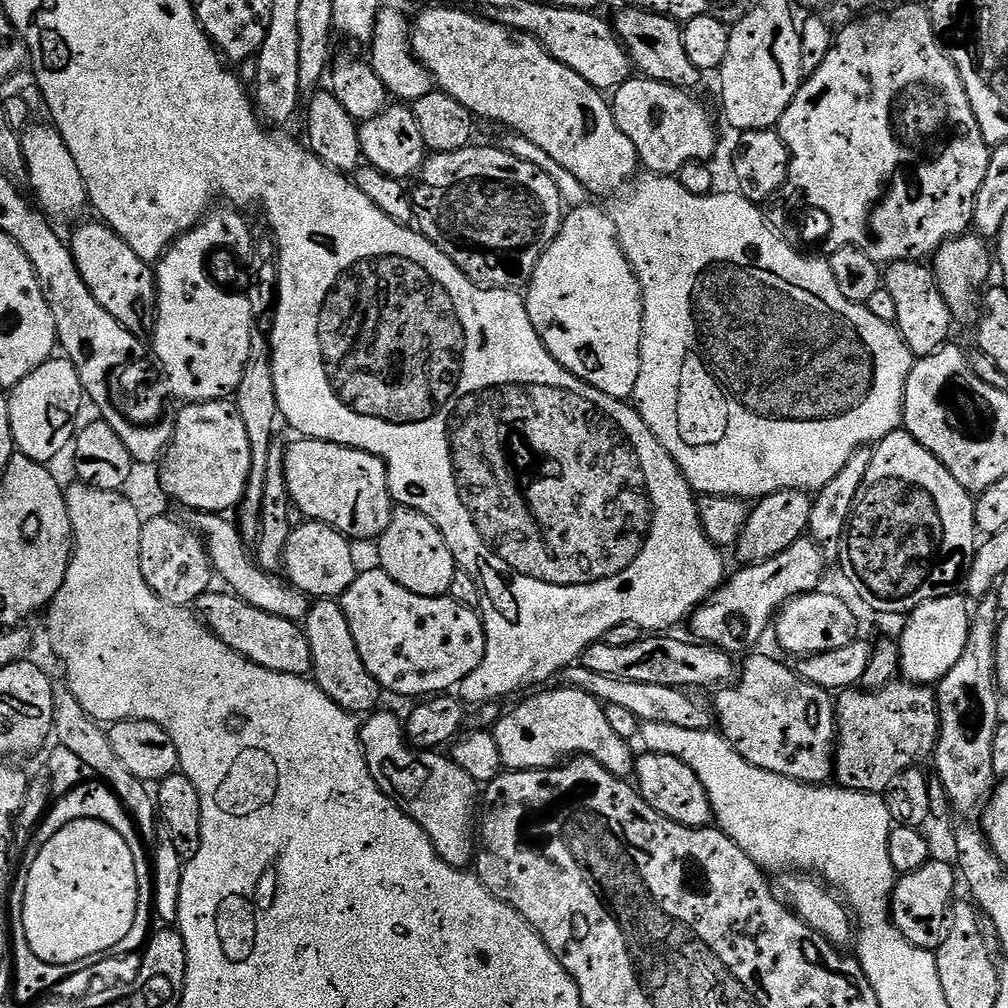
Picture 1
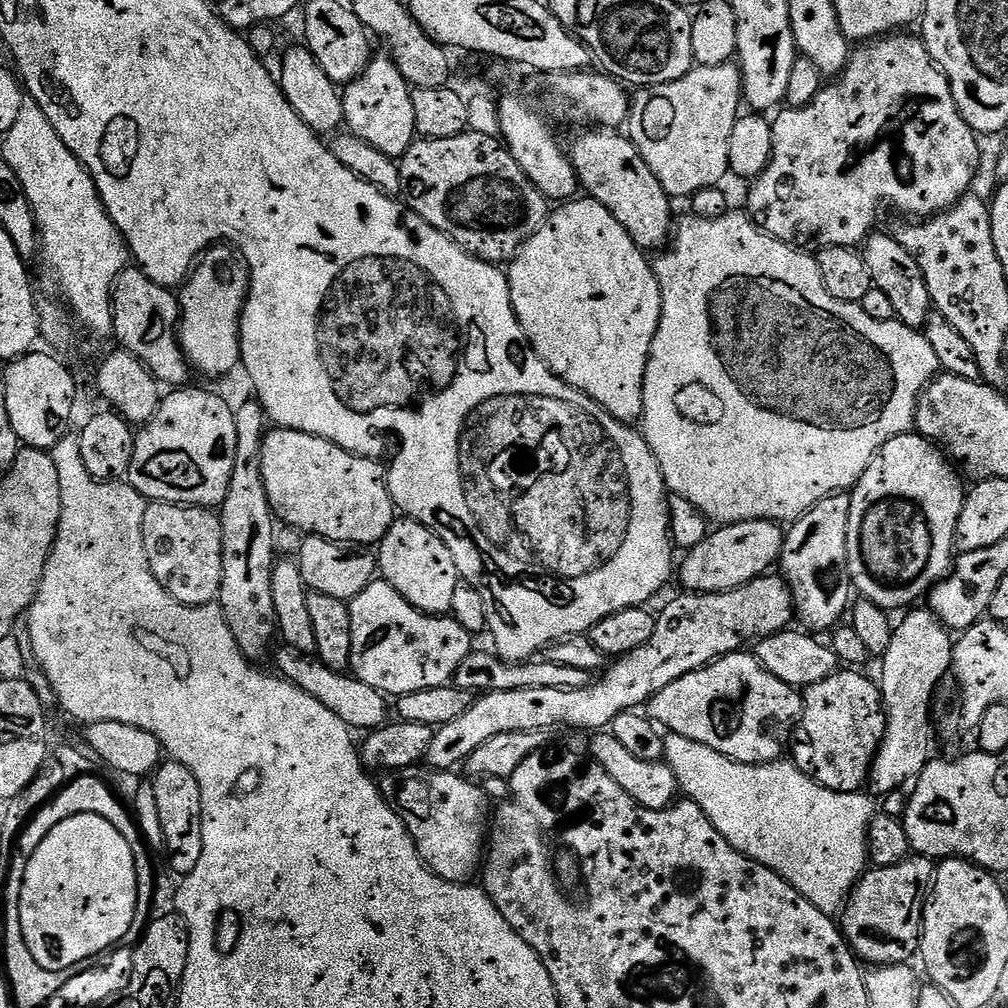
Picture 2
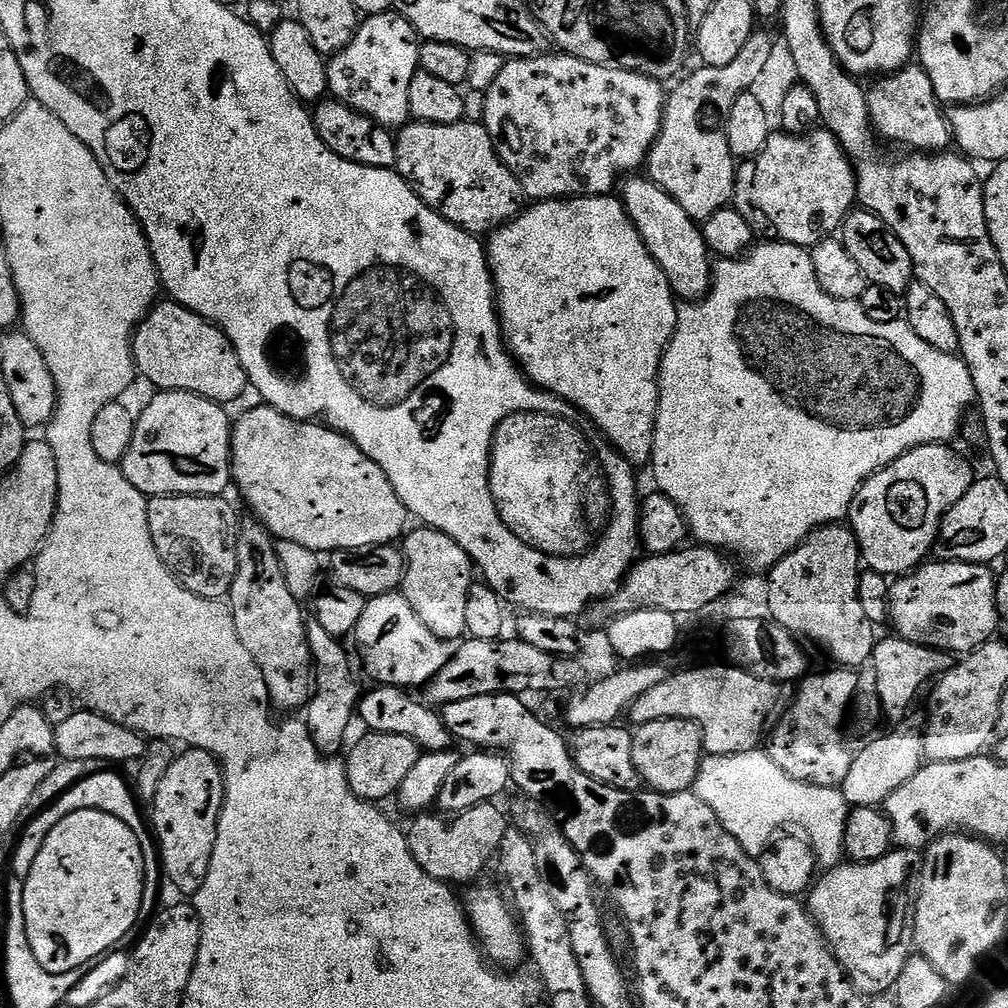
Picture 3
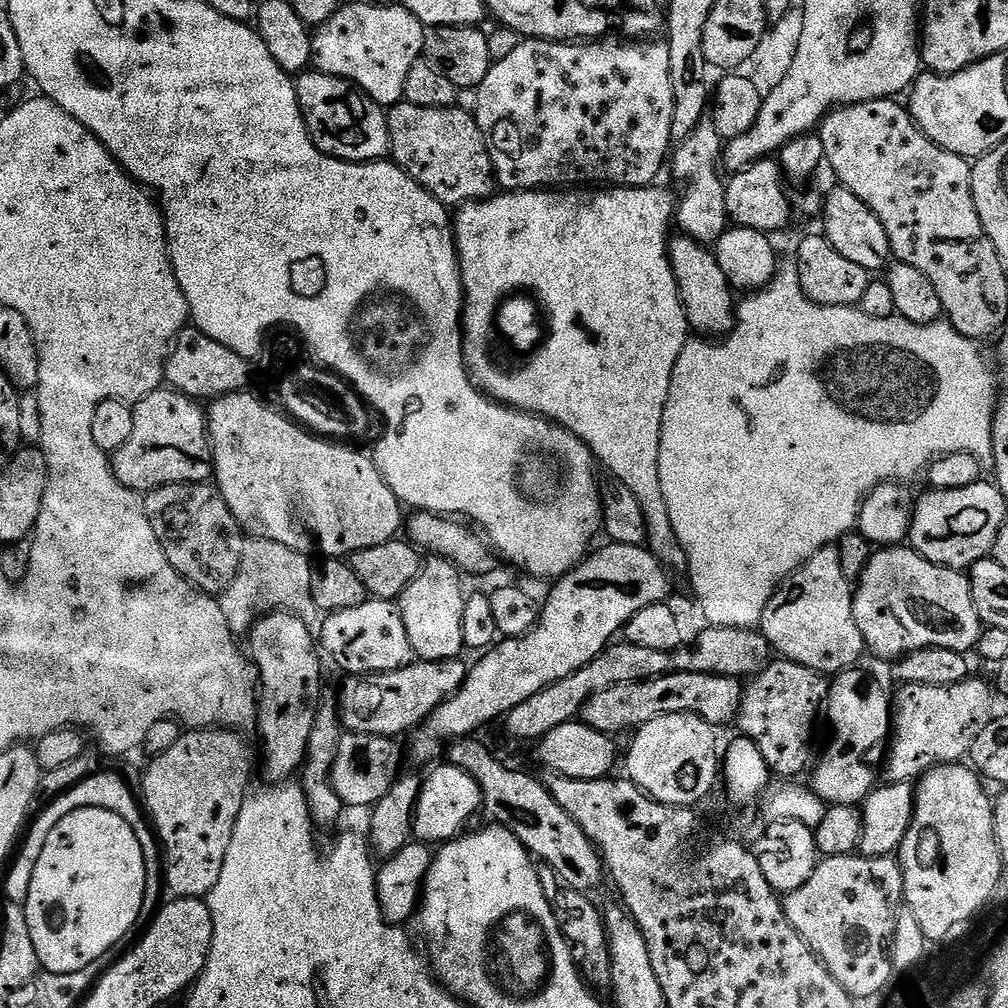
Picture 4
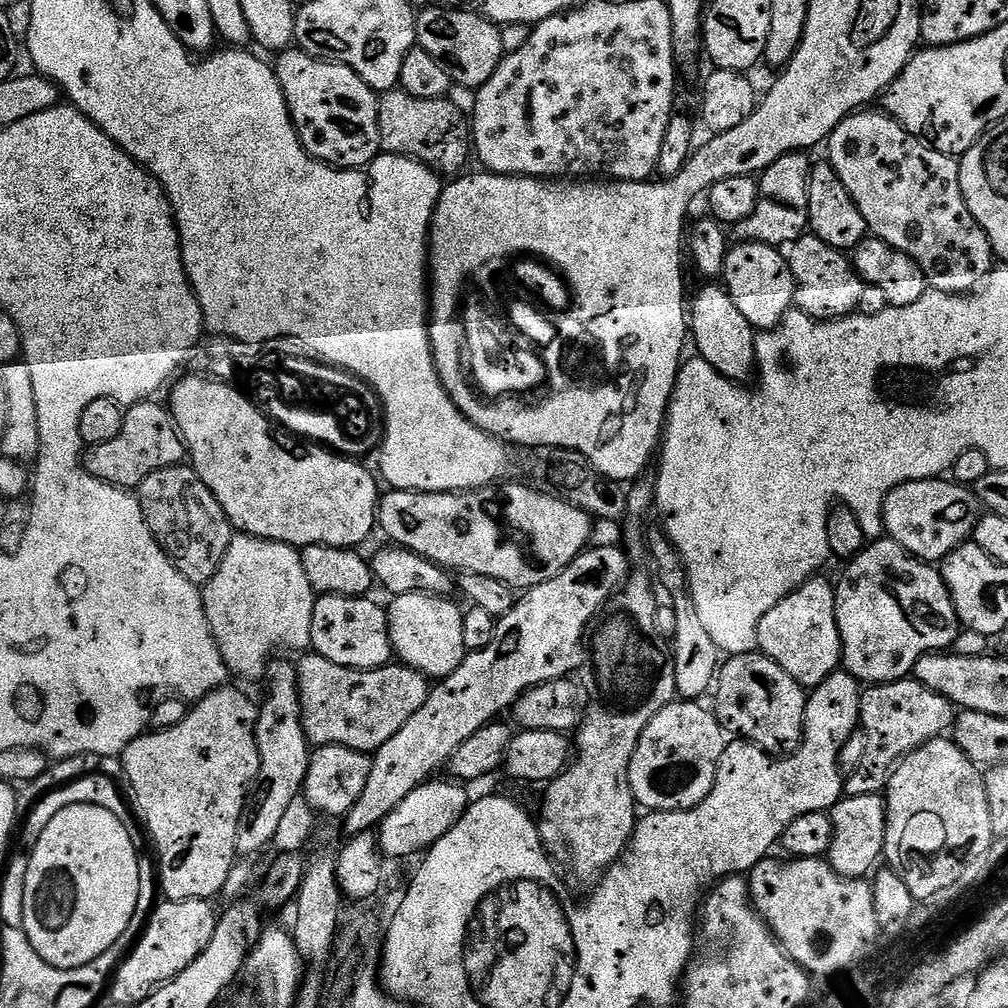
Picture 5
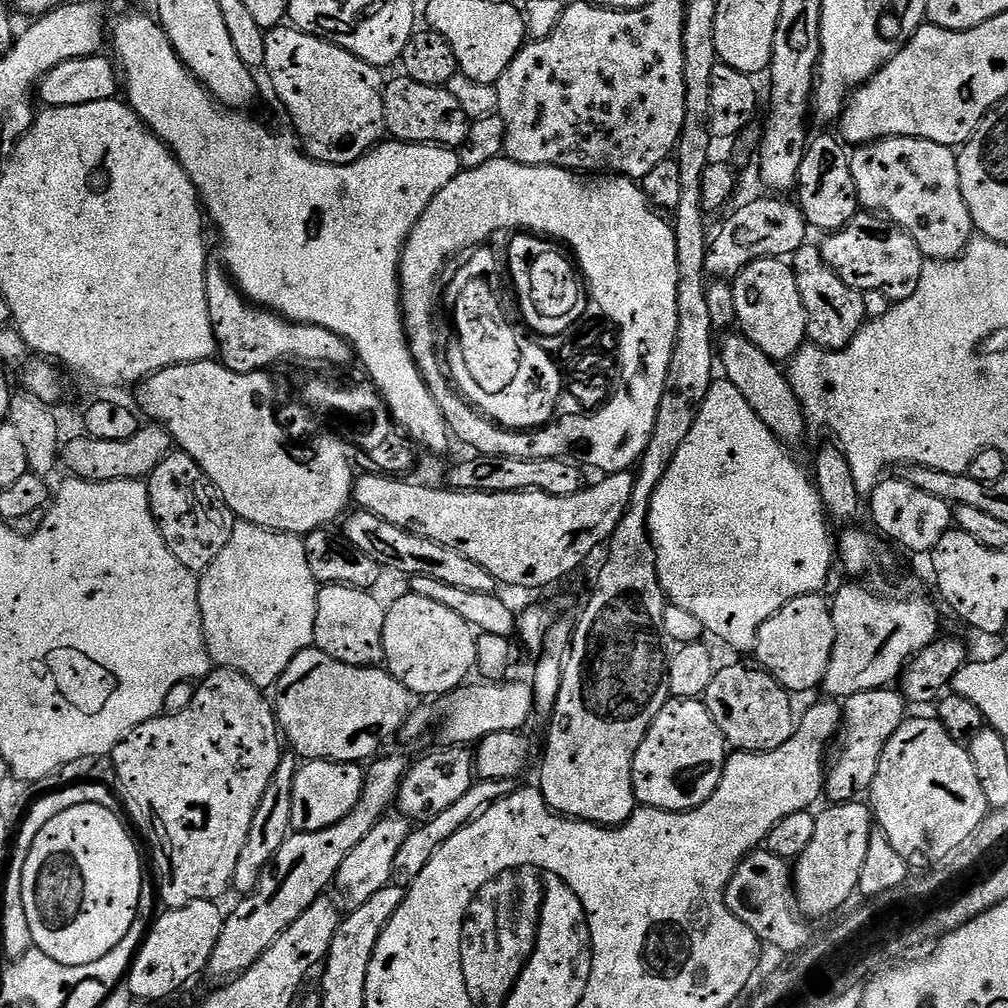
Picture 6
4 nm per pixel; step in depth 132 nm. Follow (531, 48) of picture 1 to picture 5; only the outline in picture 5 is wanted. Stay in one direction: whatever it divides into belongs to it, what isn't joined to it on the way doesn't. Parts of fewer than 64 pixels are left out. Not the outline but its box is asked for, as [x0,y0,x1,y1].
[690,282,758,382]

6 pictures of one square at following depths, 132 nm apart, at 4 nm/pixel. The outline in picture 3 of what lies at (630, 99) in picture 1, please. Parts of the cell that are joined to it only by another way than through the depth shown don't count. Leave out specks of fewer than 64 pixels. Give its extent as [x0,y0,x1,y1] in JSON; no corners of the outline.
[646,30,778,222]

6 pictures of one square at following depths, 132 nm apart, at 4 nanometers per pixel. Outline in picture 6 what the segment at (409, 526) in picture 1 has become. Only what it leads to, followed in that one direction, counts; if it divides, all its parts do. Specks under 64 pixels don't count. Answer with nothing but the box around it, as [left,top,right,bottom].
[384,594,477,697]

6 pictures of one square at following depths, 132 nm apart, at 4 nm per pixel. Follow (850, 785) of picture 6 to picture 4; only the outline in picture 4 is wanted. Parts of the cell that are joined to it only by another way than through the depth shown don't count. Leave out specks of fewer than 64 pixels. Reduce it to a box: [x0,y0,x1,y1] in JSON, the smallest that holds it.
[883,678,994,784]

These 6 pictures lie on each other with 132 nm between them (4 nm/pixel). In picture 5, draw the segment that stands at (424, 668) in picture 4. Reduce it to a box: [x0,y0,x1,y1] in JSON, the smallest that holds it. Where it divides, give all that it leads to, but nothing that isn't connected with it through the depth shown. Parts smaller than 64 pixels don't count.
[298,655,430,753]

